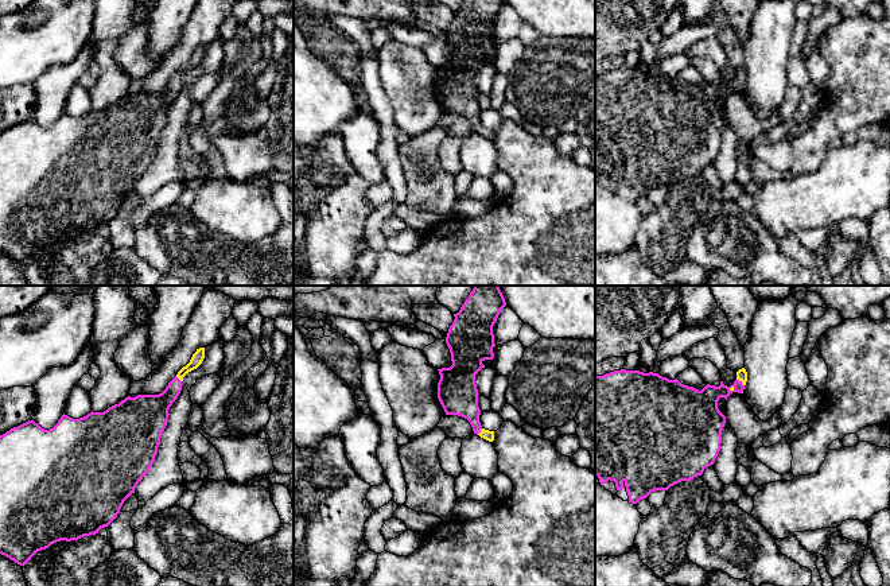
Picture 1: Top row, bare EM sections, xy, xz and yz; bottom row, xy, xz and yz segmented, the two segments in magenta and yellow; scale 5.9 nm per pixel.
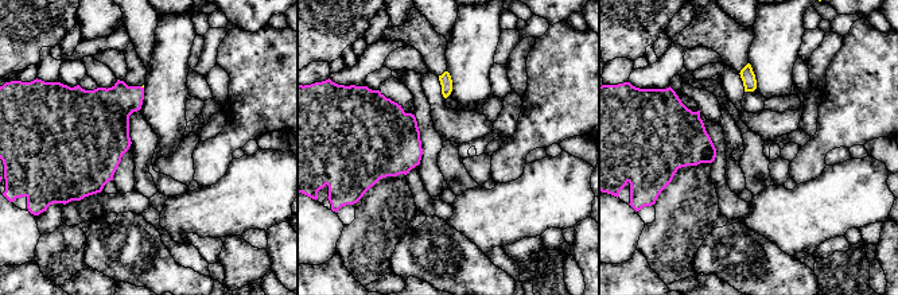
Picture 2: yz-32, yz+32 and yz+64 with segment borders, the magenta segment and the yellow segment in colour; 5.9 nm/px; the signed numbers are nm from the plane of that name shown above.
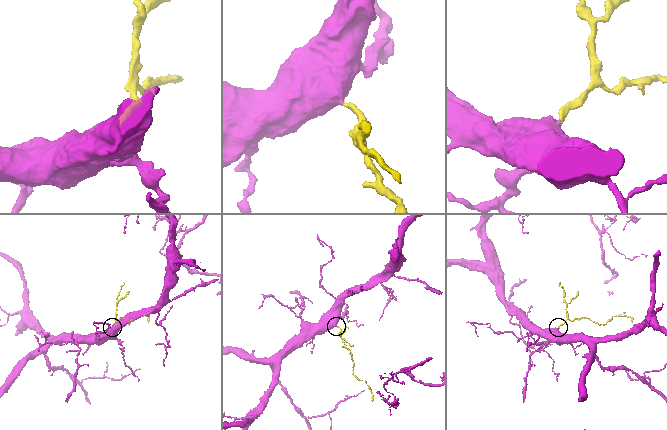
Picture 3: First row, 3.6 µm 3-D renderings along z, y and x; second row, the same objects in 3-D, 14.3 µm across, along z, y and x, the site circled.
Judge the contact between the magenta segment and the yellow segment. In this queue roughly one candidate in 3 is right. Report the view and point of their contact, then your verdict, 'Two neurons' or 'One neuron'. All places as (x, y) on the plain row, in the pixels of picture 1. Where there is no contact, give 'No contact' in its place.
Touches magenta at yz (741, 81). One neuron

